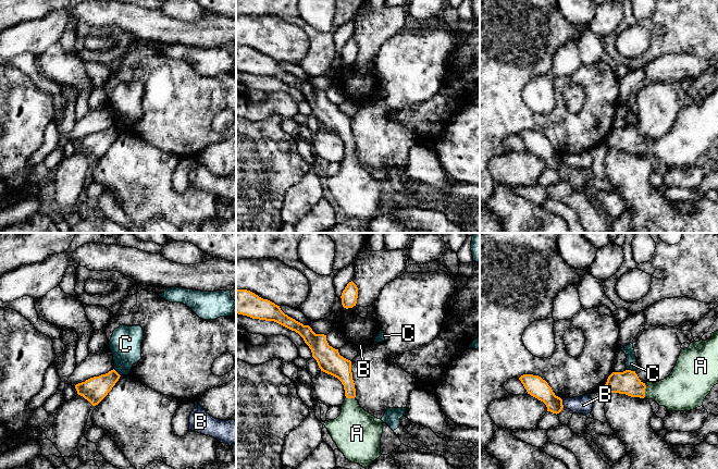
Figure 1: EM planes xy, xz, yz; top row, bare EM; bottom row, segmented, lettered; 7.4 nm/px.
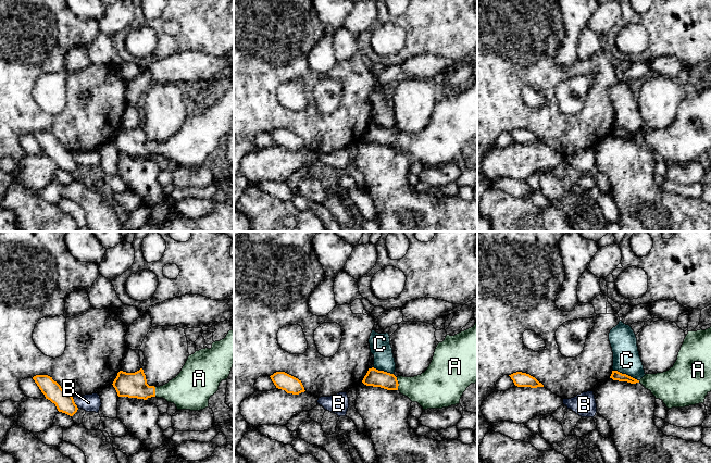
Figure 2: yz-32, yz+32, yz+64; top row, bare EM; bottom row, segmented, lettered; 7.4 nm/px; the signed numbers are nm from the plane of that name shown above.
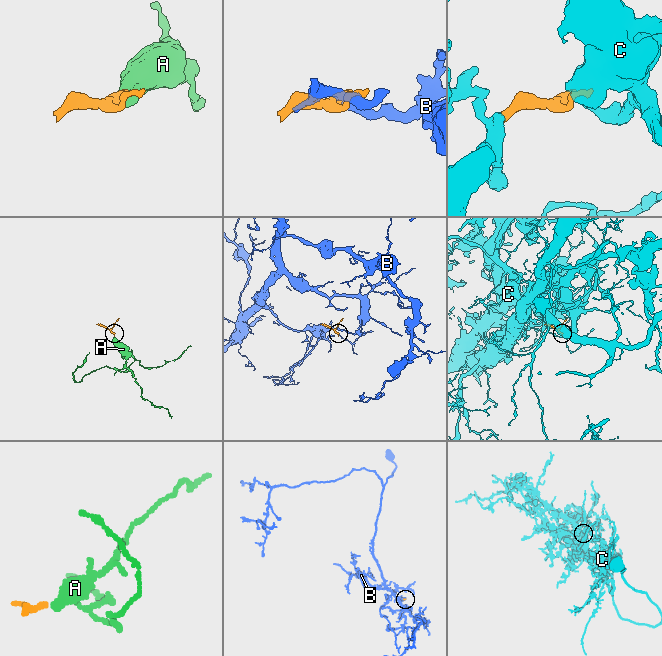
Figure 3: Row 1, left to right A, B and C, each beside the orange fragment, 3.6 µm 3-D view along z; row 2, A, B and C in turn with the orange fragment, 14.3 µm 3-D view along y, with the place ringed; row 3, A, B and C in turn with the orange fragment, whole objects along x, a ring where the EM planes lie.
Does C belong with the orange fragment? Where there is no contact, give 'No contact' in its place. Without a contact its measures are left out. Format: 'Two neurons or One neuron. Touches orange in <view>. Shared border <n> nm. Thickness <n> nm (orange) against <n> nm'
Two neurons. Touches orange in yz. Shared border 70 nm. Thickness 170 nm (orange) against 90 nm

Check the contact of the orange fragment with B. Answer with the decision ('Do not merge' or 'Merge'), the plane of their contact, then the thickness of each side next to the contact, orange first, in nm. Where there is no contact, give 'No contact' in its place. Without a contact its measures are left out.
Do not merge. Touches orange in yz. Thickness 150 nm (orange) against 130 nm

